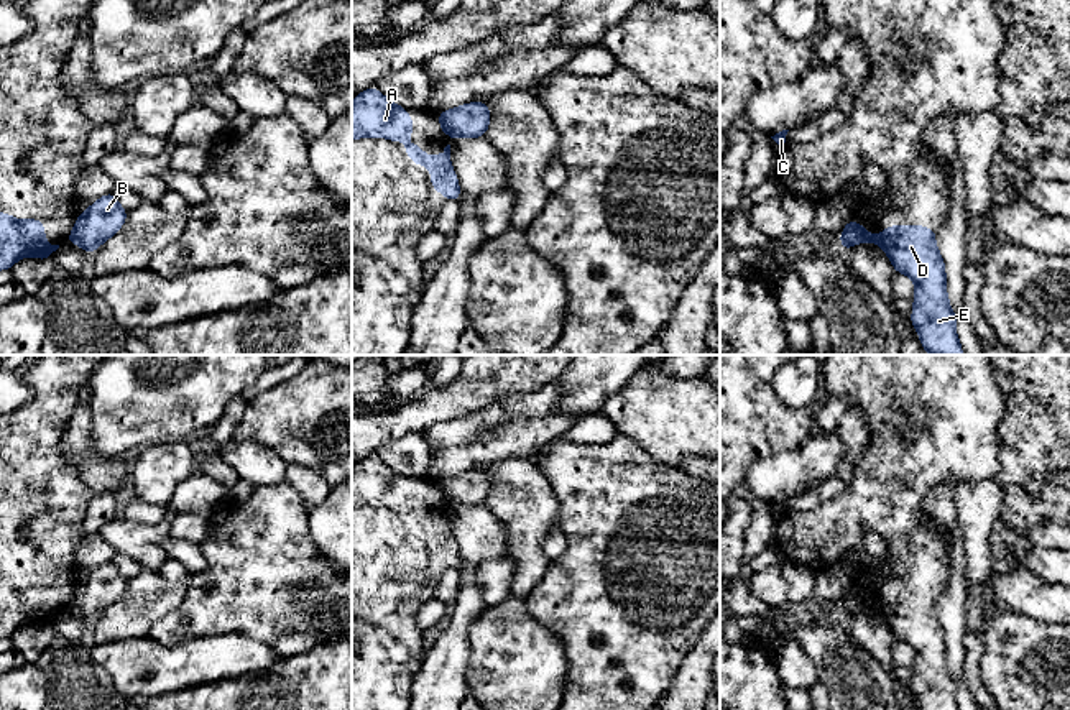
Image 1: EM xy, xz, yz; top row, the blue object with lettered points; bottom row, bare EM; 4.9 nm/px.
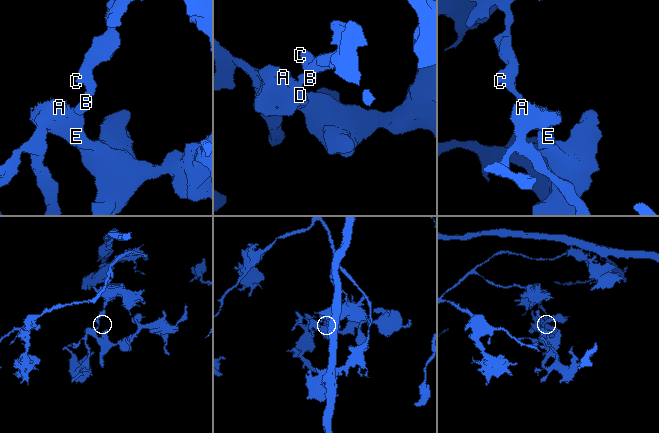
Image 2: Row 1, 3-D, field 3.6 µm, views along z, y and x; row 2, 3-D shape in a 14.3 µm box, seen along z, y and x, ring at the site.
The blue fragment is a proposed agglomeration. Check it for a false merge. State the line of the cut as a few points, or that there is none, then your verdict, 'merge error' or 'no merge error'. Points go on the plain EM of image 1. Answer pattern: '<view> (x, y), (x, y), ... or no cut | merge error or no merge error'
yz (857, 594), (865, 608) | merge error

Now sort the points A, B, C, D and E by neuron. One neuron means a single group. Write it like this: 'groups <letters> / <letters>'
groups A D E / B C

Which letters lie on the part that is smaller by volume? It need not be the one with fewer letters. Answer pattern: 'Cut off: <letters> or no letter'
Cut off: A, D, E

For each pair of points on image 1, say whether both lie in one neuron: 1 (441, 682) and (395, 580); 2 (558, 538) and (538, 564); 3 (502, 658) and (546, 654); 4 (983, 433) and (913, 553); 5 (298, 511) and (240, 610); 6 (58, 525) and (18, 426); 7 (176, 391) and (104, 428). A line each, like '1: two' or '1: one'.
1: two
2: two
3: one
4: one
5: one
6: one
7: one

